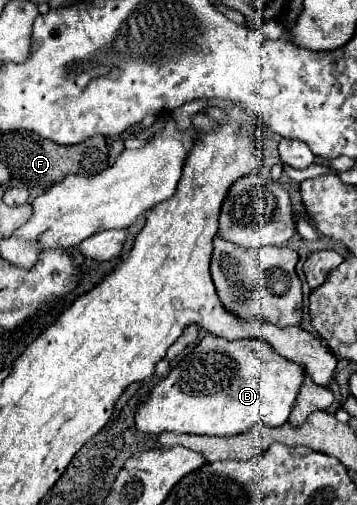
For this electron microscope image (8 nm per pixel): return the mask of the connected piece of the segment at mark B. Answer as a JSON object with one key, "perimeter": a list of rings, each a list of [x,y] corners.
{"perimeter":[[[205,336],[171,372],[151,390],[143,404],[135,412],[135,428],[141,434],[159,436],[161,432],[187,432],[207,436],[235,436],[247,432],[253,424],[265,422],[269,426],[281,426],[287,422],[295,404],[297,392],[303,384],[305,368],[275,352],[269,342],[257,338],[245,340],[221,340],[219,336]]]}

